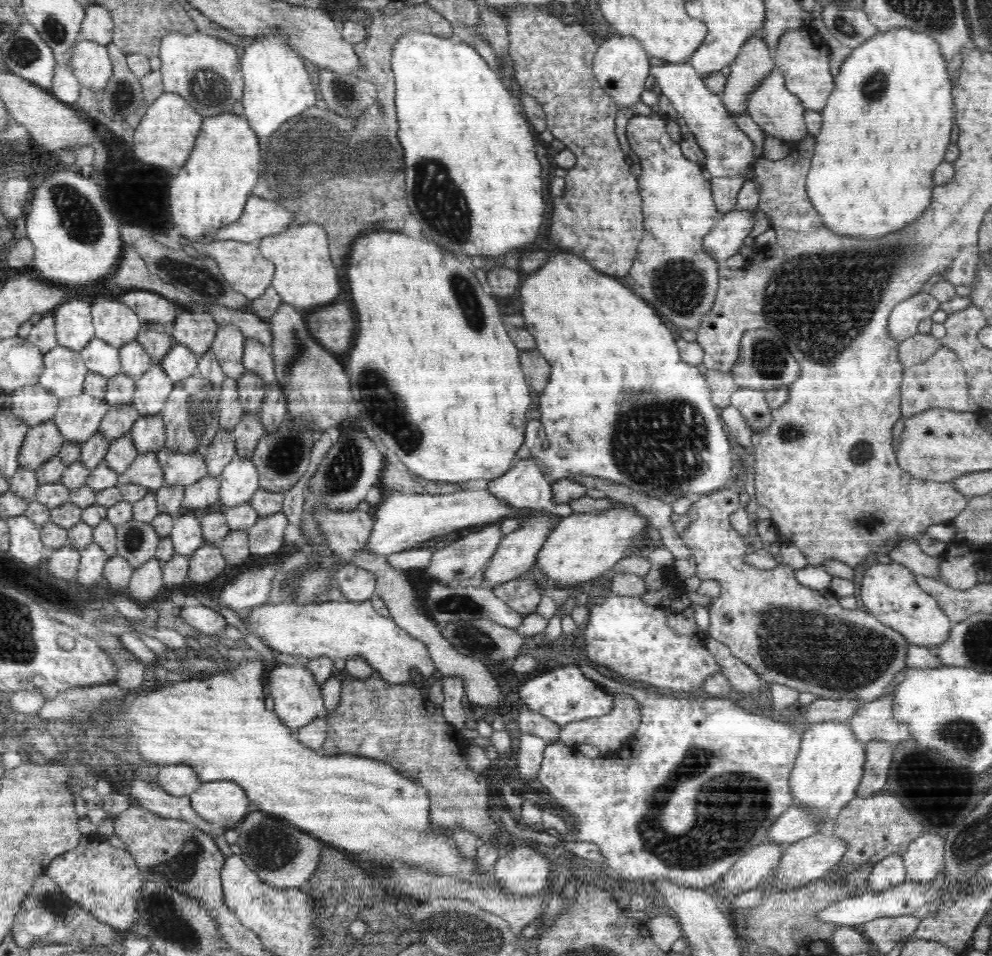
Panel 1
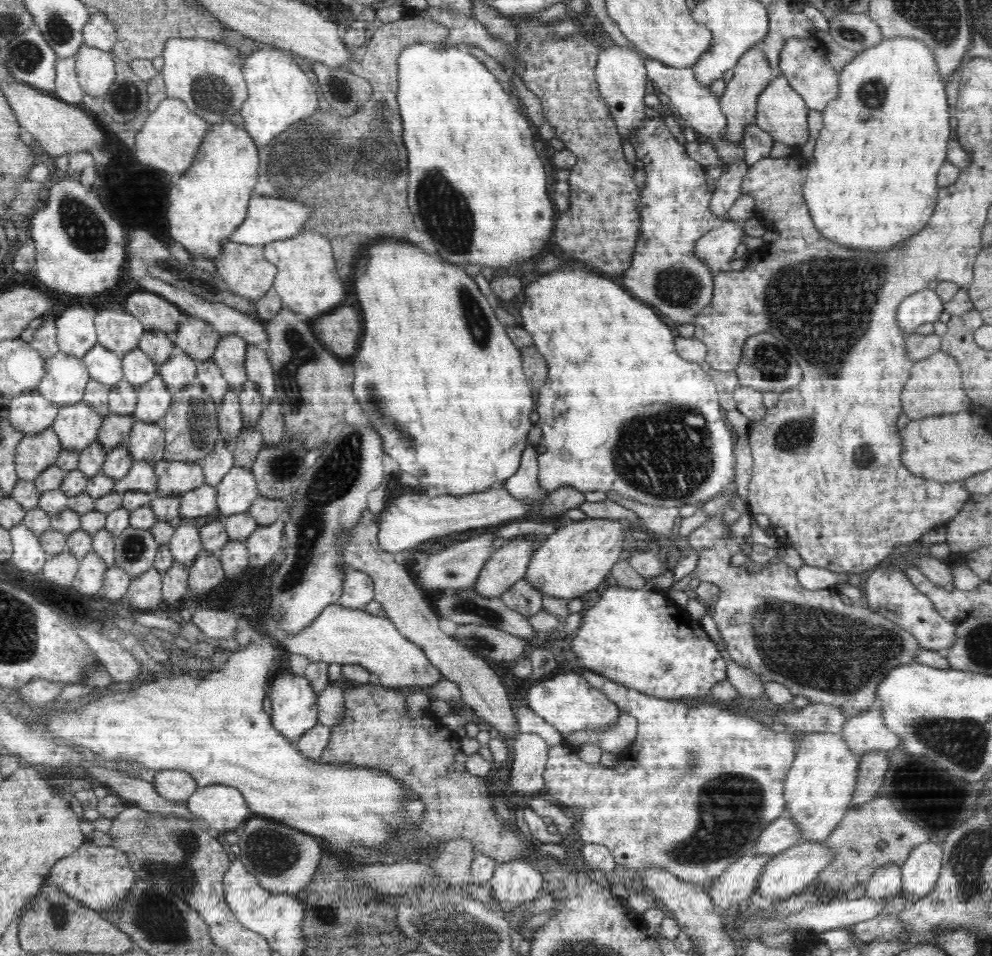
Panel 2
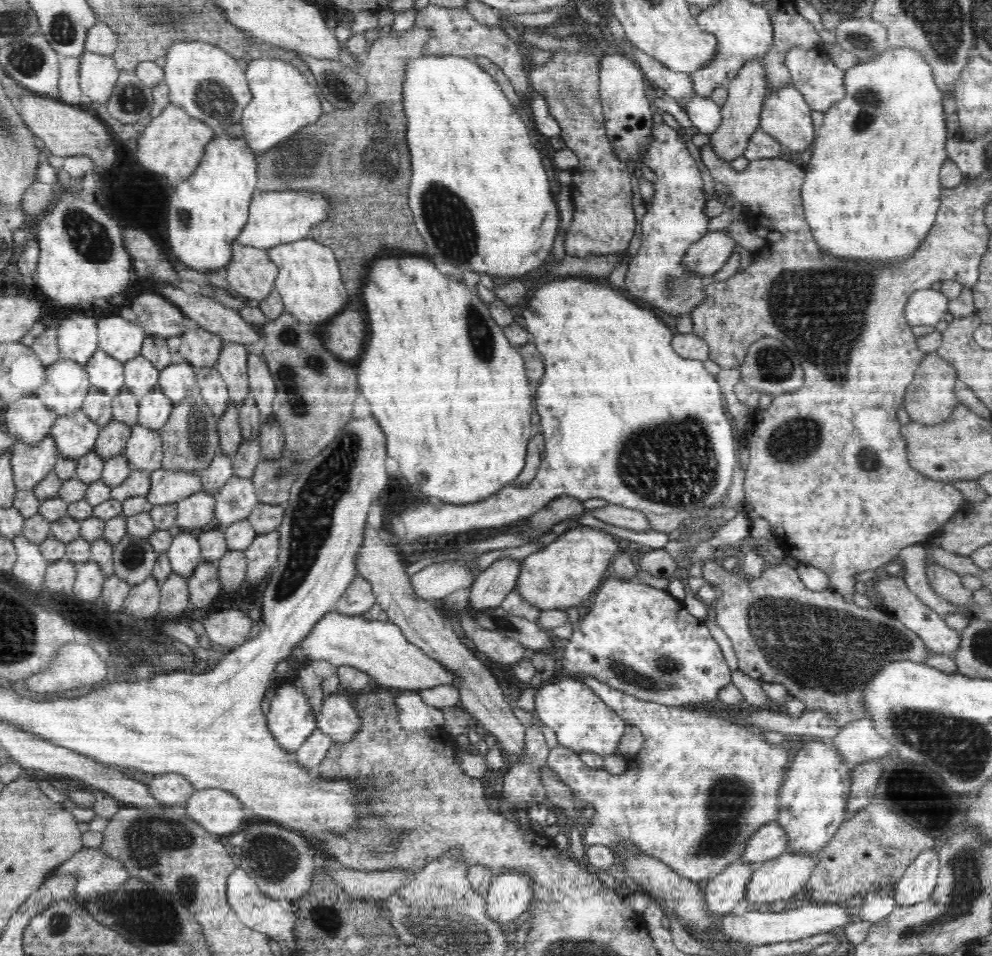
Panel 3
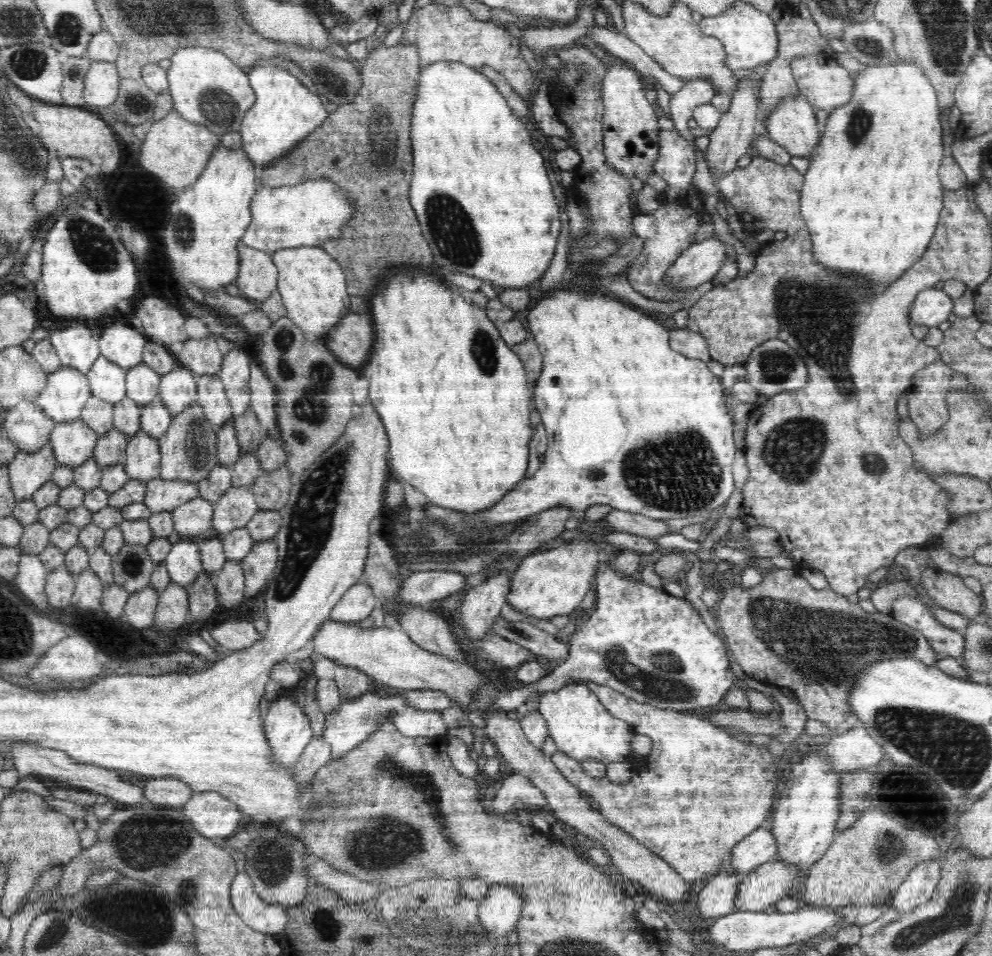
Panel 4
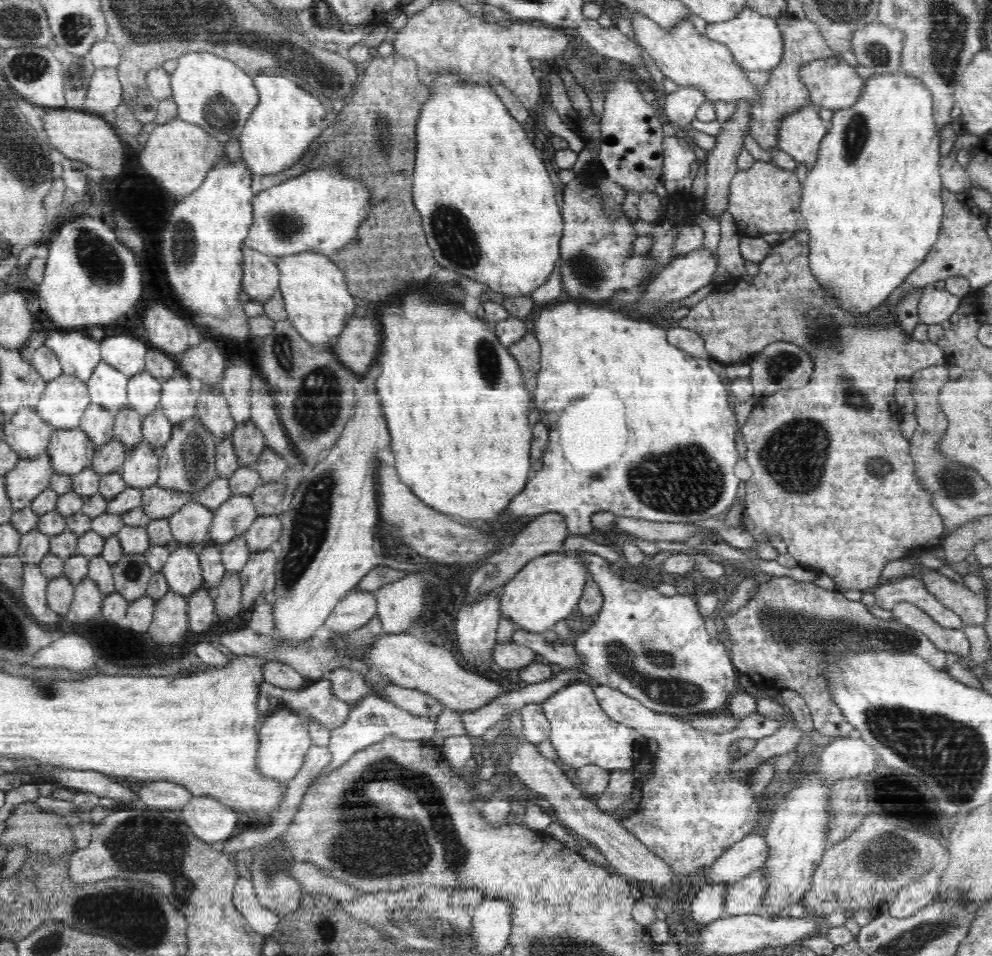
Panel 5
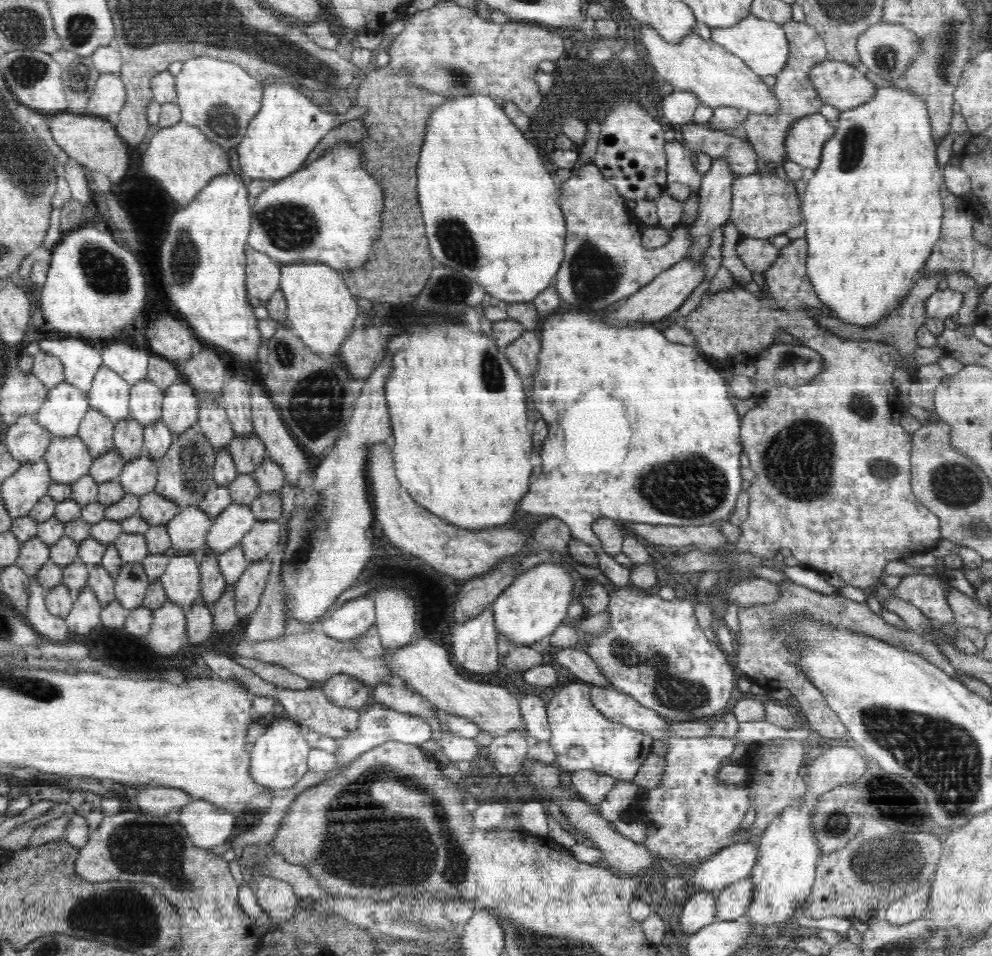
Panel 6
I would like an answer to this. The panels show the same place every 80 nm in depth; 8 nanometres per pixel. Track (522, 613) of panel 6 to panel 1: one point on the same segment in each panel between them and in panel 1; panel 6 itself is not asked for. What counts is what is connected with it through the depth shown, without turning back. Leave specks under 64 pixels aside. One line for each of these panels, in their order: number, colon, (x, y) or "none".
1: (583, 546)
2: (573, 562)
3: (560, 575)
4: (554, 583)
5: (548, 589)

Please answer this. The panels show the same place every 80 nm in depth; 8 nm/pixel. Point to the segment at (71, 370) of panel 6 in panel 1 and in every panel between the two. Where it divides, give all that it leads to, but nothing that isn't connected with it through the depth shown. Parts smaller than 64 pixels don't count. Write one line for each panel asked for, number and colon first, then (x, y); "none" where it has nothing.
1: (74, 327)
2: (76, 334)
3: (77, 339)
4: (77, 346)
5: (78, 354)

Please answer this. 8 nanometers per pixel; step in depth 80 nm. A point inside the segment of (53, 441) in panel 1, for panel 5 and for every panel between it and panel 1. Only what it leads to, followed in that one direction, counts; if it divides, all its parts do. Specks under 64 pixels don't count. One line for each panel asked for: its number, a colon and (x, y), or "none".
2: (35, 452)
3: (30, 463)
4: (28, 471)
5: (27, 478)

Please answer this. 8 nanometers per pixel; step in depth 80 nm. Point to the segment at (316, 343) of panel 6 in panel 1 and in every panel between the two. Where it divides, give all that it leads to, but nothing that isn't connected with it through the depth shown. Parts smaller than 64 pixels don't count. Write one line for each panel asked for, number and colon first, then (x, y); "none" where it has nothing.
1: (305, 276)
2: (307, 280)
3: (309, 281)
4: (312, 285)
5: (317, 299)

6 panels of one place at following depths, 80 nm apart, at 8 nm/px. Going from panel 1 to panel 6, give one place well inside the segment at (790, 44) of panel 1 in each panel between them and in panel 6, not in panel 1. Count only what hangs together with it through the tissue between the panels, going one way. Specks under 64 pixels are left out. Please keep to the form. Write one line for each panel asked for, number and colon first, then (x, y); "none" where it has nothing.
2: (804, 63)
3: (822, 84)
4: (826, 85)
5: (833, 84)
6: (838, 84)

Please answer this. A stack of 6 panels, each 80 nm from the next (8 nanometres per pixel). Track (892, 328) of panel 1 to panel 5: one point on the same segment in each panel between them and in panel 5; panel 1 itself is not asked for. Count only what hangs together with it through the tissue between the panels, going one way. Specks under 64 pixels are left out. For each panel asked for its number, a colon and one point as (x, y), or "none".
2: (923, 307)
3: (926, 307)
4: (931, 307)
5: (935, 306)

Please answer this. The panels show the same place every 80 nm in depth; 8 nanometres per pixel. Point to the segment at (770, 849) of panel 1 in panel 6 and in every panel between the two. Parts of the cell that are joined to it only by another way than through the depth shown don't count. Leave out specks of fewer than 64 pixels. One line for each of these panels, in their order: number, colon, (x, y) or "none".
2: (737, 883)
3: (724, 893)
4: (716, 899)
5: (709, 904)
6: (699, 910)

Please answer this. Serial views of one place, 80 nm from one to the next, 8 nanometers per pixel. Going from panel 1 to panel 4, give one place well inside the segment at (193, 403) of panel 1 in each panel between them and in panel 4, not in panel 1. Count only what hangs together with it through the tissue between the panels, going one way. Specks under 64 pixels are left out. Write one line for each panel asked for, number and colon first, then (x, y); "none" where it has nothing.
2: (191, 427)
3: (190, 439)
4: (188, 450)

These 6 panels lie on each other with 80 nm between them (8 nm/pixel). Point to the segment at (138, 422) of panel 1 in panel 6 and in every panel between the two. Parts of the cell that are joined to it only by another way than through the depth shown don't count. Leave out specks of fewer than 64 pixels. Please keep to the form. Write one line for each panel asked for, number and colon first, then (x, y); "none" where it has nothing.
2: (146, 441)
3: (143, 448)
4: (143, 459)
5: (140, 467)
6: (139, 476)

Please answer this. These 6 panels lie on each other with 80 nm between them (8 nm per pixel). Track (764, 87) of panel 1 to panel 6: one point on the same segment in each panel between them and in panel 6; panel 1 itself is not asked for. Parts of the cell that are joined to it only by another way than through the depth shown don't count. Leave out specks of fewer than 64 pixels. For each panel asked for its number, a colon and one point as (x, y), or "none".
2: (782, 112)
3: (785, 115)
4: (794, 126)
5: (800, 135)
6: (803, 144)

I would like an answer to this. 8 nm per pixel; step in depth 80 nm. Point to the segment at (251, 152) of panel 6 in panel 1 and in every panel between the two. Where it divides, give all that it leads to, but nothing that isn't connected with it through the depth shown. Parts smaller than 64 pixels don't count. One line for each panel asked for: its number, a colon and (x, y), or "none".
1: (277, 87)
2: (280, 93)
3: (283, 101)
4: (285, 111)
5: (286, 122)

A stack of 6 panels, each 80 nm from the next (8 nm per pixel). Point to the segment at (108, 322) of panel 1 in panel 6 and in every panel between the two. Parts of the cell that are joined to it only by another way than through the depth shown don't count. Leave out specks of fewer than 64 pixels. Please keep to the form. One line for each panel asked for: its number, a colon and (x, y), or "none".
2: (118, 330)
3: (120, 338)
4: (119, 342)
5: (126, 353)
6: (131, 363)

